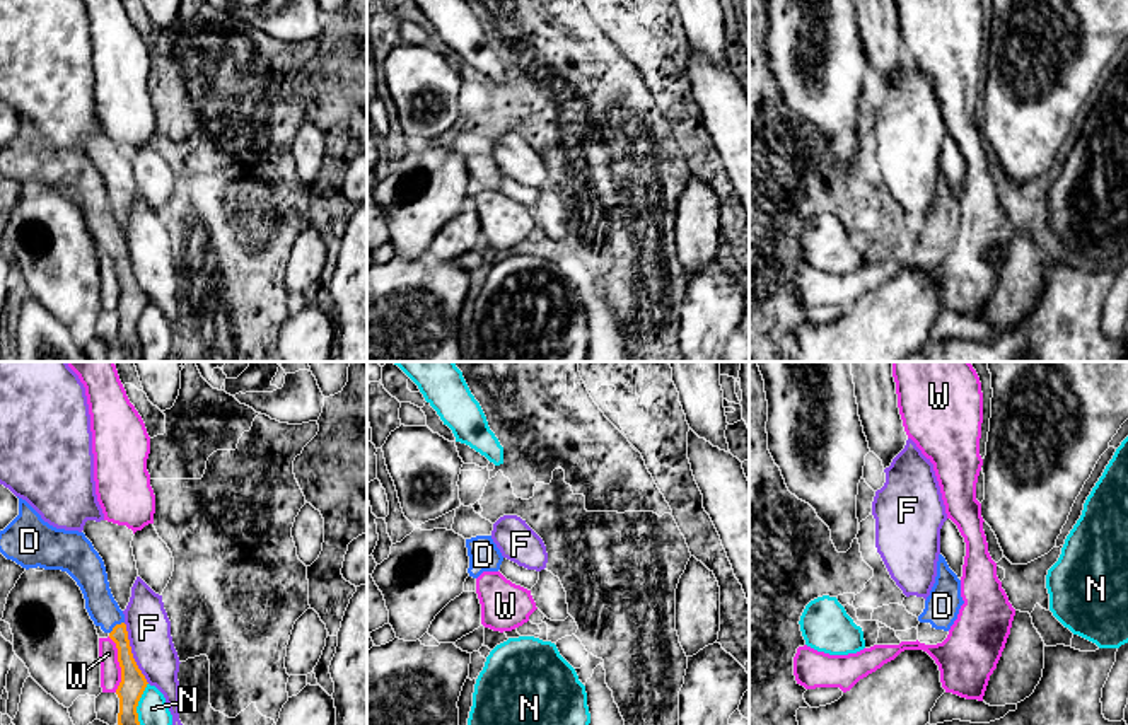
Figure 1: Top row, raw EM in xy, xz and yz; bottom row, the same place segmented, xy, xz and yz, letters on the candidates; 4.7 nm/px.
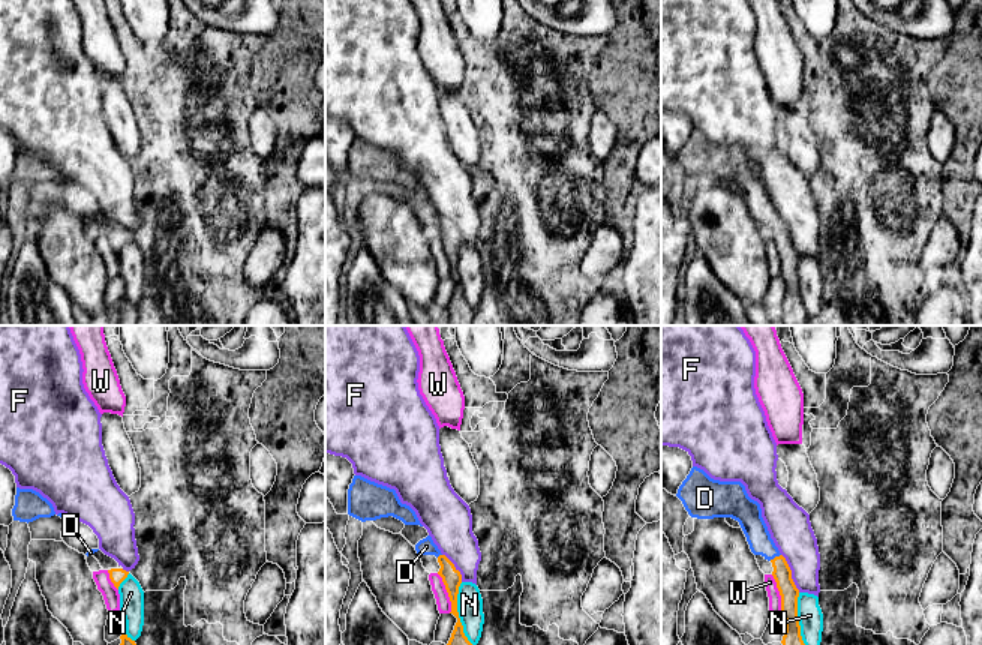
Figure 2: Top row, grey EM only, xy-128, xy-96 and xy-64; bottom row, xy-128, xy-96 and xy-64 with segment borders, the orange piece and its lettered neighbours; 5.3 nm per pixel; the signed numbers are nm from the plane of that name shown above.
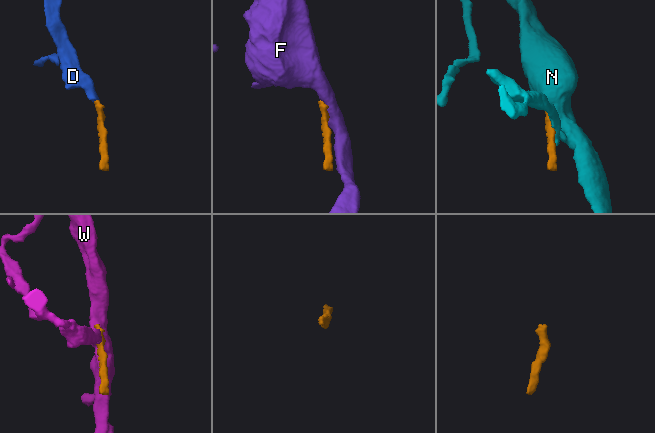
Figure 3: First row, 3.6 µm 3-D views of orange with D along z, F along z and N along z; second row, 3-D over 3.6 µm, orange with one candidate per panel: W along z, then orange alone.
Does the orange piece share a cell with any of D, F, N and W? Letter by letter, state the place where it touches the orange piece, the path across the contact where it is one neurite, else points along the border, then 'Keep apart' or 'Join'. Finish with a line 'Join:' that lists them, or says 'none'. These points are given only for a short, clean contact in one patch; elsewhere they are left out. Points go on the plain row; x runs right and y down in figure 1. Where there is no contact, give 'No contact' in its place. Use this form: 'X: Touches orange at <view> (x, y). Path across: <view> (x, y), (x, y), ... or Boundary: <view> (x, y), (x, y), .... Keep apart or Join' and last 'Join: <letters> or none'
D: Touches orange at xy (115, 244). Path across: xy (132, 294), (115, 244), (99, 220), (93, 197). Join
F: Touches orange at xy (132, 272). Boundary: xy (123, 241), (132, 275), (149, 301). Keep apart
N: Touches orange at xy (137, 331). Keep apart
W: Touches orange at xy (120, 282). Keep apart
Join: D

